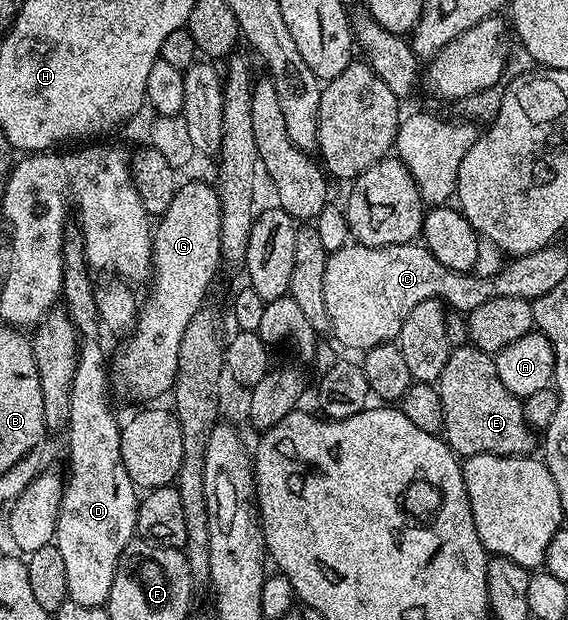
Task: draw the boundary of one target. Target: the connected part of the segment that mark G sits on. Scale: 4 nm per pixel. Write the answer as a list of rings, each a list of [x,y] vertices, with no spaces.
[[[187,183],[176,186],[175,196],[173,201],[169,201],[169,209],[165,214],[158,216],[157,222],[153,227],[153,238],[151,240],[151,269],[152,276],[149,280],[151,292],[147,295],[147,304],[143,303],[138,308],[138,319],[136,321],[135,329],[132,334],[129,334],[122,340],[123,348],[119,351],[119,356],[116,357],[115,363],[113,359],[113,375],[119,378],[119,383],[123,386],[123,391],[127,395],[132,395],[135,399],[147,399],[143,401],[155,401],[158,395],[163,395],[172,390],[175,386],[175,374],[177,373],[177,357],[181,353],[181,337],[185,337],[185,329],[189,329],[189,321],[202,309],[205,305],[203,299],[207,295],[207,290],[211,287],[211,282],[215,279],[215,274],[221,268],[221,201],[219,200],[219,192],[214,186],[211,187],[207,183]]]

